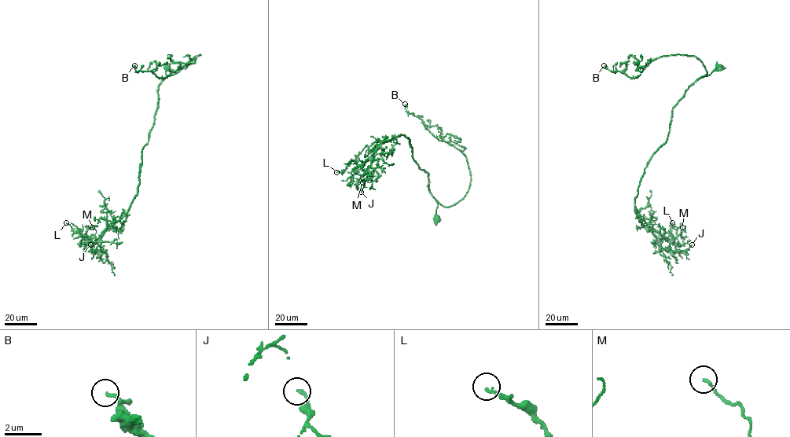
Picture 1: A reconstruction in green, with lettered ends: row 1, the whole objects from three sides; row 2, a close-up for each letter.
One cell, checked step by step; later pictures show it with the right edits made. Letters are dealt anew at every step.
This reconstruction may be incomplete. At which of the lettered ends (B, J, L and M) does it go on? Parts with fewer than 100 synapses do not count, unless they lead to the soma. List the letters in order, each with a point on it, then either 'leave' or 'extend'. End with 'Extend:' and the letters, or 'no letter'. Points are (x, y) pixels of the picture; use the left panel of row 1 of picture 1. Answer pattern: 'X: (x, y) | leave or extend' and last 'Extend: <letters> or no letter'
B: (134, 65) | leave
J: (90, 244) | leave
L: (66, 222) | leave
M: (92, 227) | leave
Extend: no letter

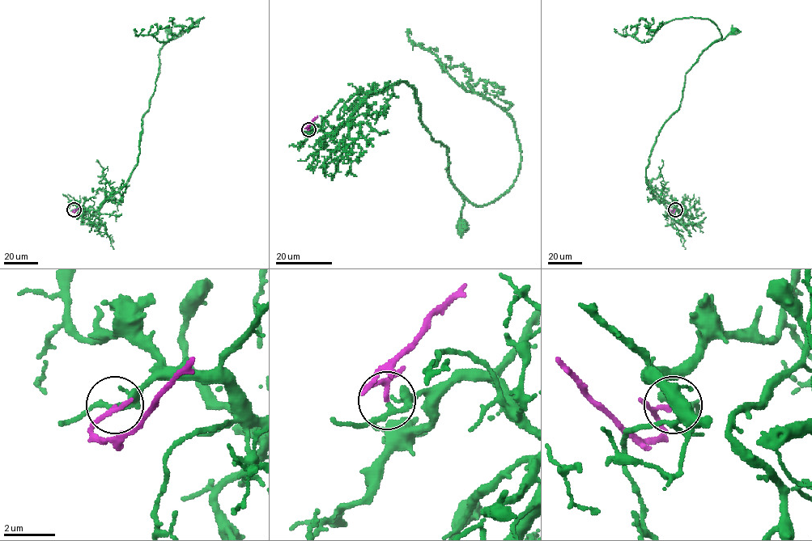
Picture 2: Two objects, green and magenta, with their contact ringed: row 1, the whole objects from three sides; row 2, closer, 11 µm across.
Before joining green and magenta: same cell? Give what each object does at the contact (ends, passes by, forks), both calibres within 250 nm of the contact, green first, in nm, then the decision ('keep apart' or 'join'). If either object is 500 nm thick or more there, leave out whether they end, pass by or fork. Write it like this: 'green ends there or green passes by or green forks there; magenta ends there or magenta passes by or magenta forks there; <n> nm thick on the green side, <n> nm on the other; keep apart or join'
green passes by; magenta passes by; 180 nm thick on the green side, 120 nm on the other; keep apart

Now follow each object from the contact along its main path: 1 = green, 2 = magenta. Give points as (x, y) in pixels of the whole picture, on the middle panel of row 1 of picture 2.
1: (308, 129), (332, 133), (372, 95), (406, 82), (422, 125), (447, 148), (462, 227)
2: (308, 129), (306, 128), (316, 116)

